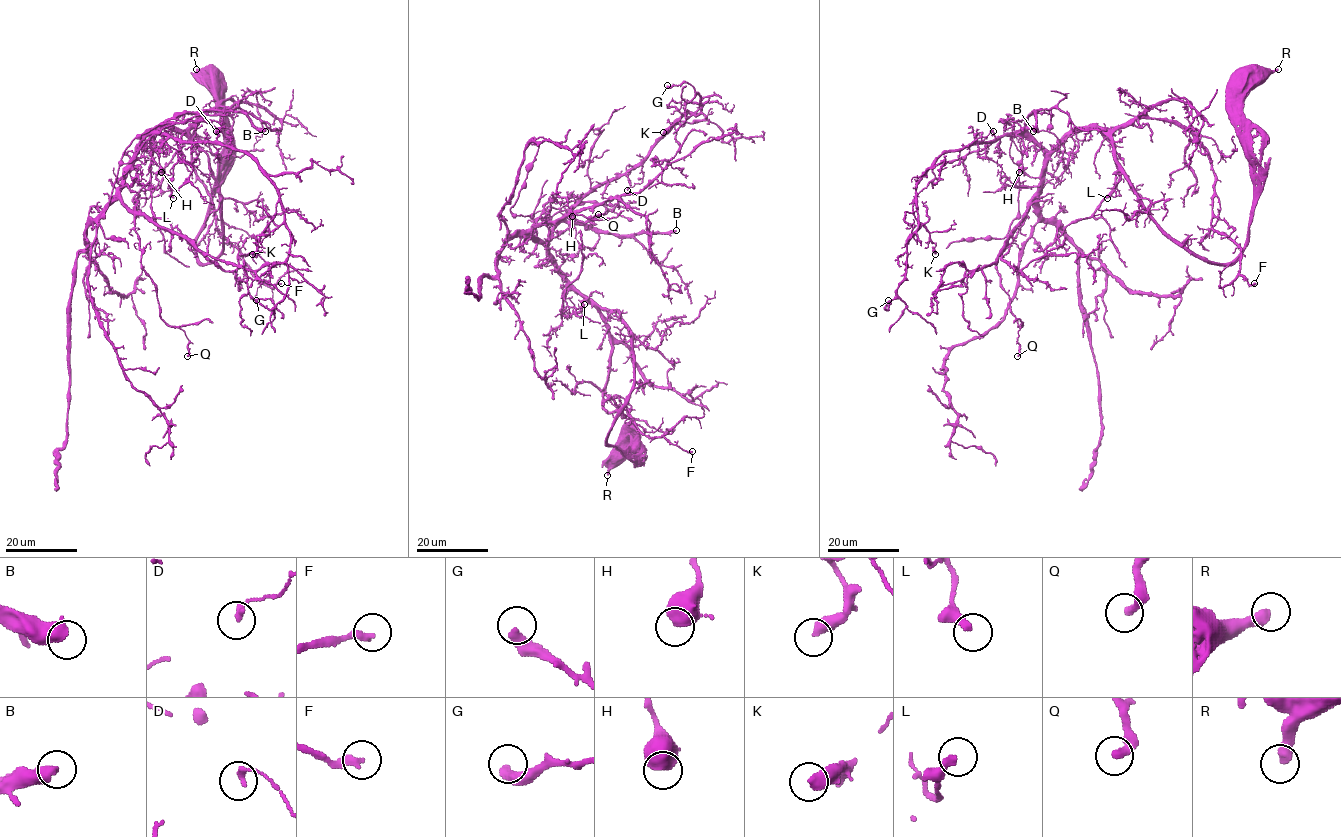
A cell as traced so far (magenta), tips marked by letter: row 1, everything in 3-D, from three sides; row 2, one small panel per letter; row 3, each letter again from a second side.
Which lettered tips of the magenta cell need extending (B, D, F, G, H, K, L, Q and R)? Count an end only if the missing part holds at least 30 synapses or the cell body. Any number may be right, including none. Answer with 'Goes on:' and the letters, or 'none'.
Goes on: B

